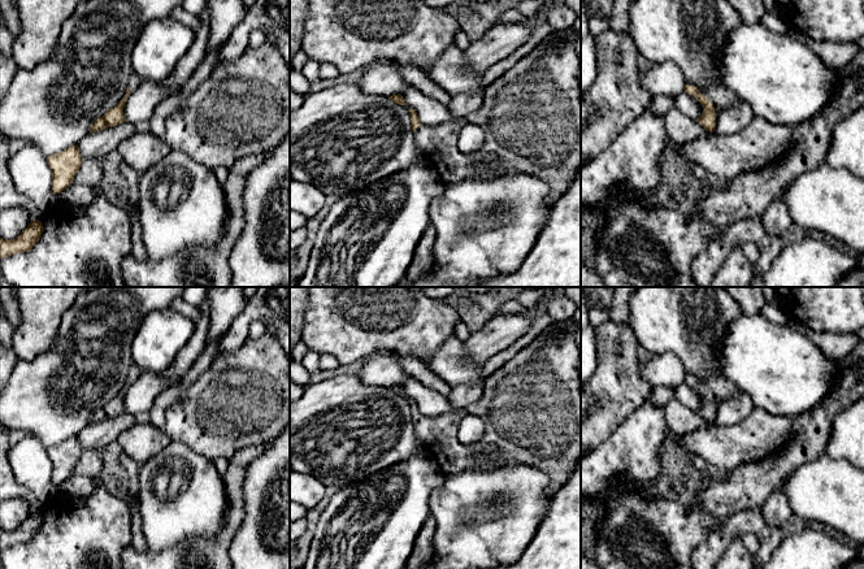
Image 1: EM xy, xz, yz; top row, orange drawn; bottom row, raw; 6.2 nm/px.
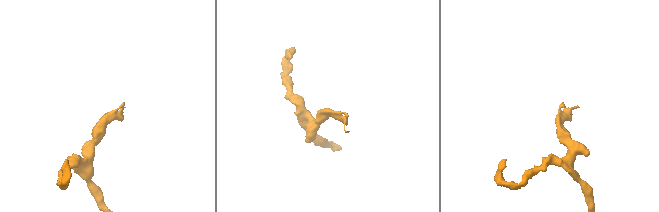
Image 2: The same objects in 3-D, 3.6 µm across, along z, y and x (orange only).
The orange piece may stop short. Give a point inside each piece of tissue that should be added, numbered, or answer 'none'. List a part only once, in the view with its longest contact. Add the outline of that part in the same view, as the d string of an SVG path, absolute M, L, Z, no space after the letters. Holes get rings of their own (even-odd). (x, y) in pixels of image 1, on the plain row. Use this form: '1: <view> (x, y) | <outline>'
1: yz (721, 389) | M724 377L709 378L704 381L702 386L711 391L716 403L731 398L738 391L738 388Z

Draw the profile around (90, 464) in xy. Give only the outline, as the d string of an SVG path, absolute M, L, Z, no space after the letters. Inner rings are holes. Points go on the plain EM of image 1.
M105 447L83 451L71 474L96 478L103 468L104 451Z

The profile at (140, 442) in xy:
M151 422L135 424L120 434L117 443L122 453L131 457L140 466L152 456L162 451L170 439L165 430Z

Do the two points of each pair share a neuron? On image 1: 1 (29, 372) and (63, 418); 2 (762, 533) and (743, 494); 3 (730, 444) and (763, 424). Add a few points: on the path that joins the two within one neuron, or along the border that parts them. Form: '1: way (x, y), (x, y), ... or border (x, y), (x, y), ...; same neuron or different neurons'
1: way (30, 383), (50, 403), (51, 408); same neuron
2: border (759, 507), (739, 509), (724, 521); different neurons
3: way (738, 444), (755, 431); same neuron

